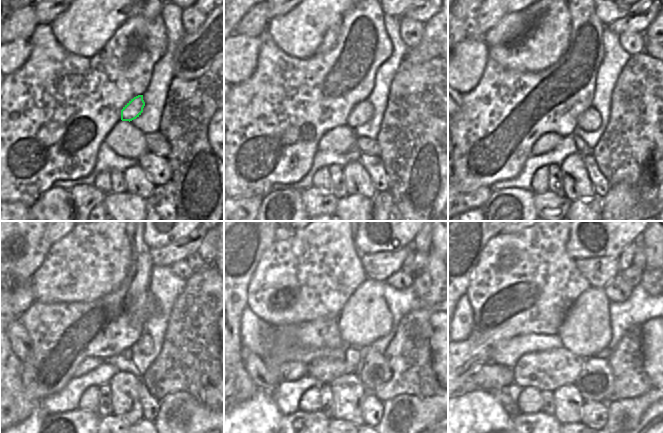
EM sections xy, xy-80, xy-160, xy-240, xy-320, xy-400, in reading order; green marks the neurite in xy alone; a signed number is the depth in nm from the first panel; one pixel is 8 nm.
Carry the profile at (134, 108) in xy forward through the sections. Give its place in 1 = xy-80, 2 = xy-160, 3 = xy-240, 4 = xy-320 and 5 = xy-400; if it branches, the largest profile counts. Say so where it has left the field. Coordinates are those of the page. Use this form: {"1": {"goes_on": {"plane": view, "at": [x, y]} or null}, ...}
{"1": {"goes_on": {"plane": "xy-80", "at": [363, 111]}}, "2": {"goes_on": {"plane": "xy-160", "at": [590, 120]}}, "3": {"goes_on": {"plane": "xy-240", "at": [145, 342]}}, "4": {"goes_on": {"plane": "xy-320", "at": [375, 372]}}, "5": {"goes_on": {"plane": "xy-400", "at": [595, 382]}}}

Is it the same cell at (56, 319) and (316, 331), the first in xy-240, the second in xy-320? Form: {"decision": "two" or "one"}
{"decision": "one"}

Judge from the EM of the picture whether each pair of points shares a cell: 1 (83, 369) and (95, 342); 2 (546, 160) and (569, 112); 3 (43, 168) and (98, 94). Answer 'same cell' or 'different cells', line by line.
1: different cells
2: different cells
3: same cell

